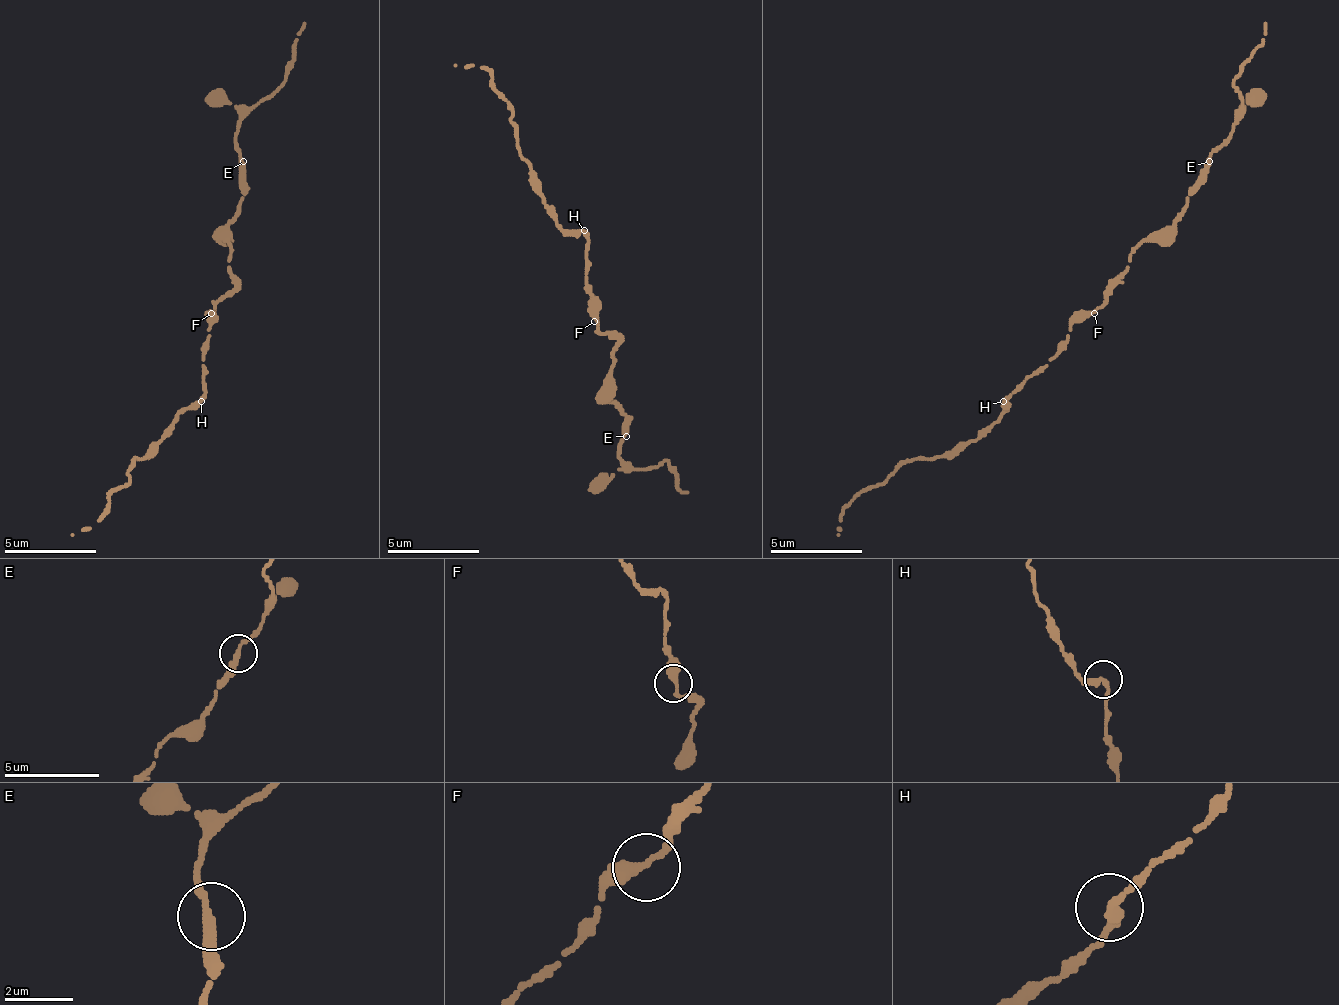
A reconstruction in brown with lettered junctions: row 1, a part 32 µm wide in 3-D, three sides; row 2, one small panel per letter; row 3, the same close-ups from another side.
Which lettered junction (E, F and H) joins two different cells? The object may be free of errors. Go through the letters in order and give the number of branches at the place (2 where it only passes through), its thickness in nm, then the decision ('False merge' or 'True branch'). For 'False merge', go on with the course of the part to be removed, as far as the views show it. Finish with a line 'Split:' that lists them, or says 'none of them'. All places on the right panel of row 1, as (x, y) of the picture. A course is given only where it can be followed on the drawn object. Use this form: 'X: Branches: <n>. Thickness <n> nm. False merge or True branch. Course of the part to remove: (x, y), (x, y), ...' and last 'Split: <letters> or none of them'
E: Branches: 2. Thickness 280 nm. True branch
F: Branches: 2. Thickness 320 nm. True branch
H: Branches: 2. Thickness 280 nm. True branch
Split: none of them

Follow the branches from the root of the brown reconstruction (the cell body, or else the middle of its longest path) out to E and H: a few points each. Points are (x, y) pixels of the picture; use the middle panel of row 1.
E: (599, 312), (599, 330), (617, 344), (612, 349), (612, 399), (622, 408), (622, 413), (626, 413), (626, 436)
H: (599, 312), (599, 303), (589, 298), (589, 284), (585, 280), (585, 229)

